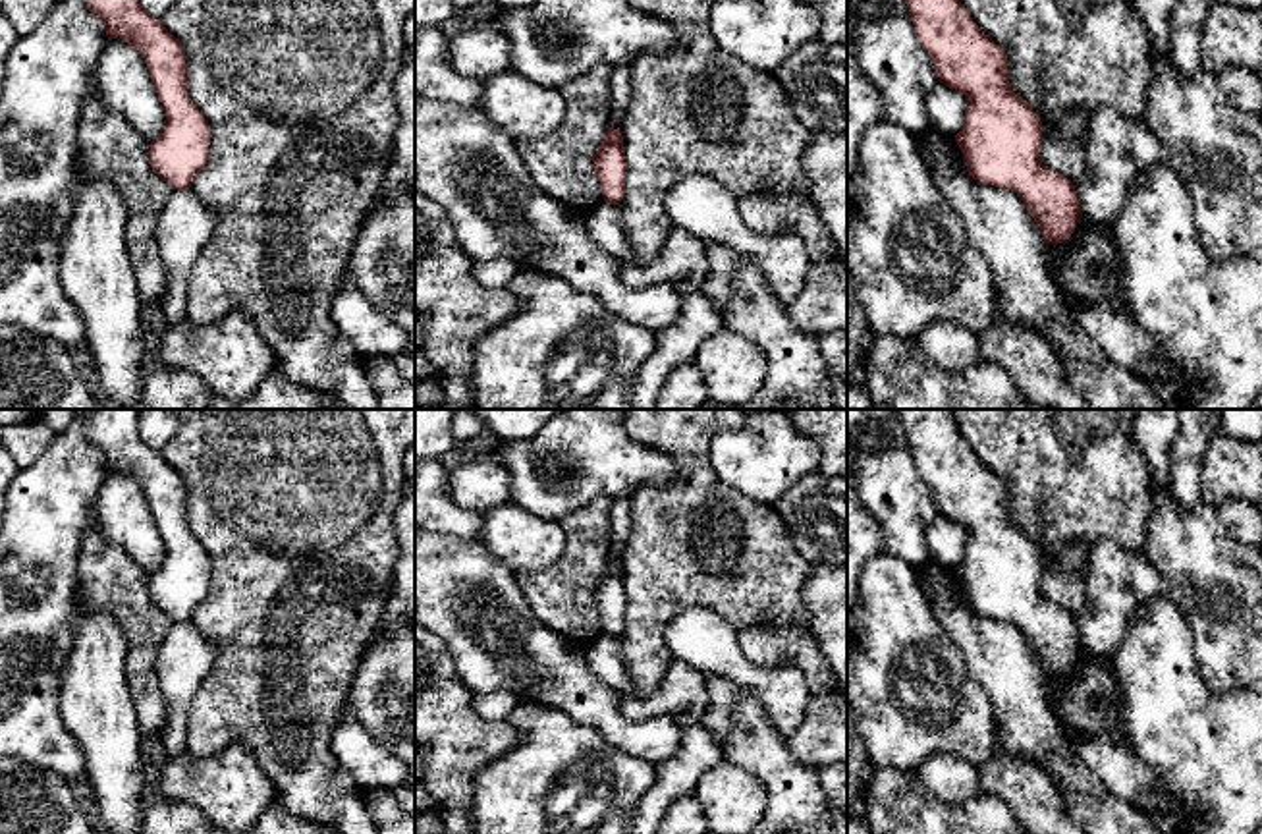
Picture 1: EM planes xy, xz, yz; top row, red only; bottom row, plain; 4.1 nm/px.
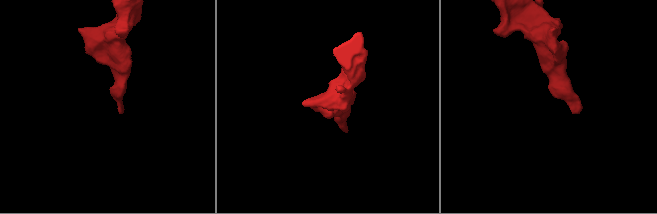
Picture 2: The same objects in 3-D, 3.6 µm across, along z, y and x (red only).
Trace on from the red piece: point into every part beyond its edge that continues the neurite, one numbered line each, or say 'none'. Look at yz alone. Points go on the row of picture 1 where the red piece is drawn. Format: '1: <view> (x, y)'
none

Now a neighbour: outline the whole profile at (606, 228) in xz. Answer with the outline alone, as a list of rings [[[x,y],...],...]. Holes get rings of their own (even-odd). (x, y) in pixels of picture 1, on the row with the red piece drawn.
[[[600,203],[594,208],[594,220],[590,224],[592,237],[616,259],[641,264],[635,249],[631,247],[623,224],[619,205]]]

